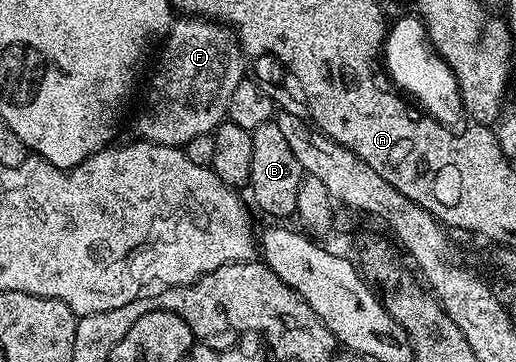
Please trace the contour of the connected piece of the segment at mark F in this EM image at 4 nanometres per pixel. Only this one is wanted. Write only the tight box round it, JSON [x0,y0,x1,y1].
[136,17,246,148]

